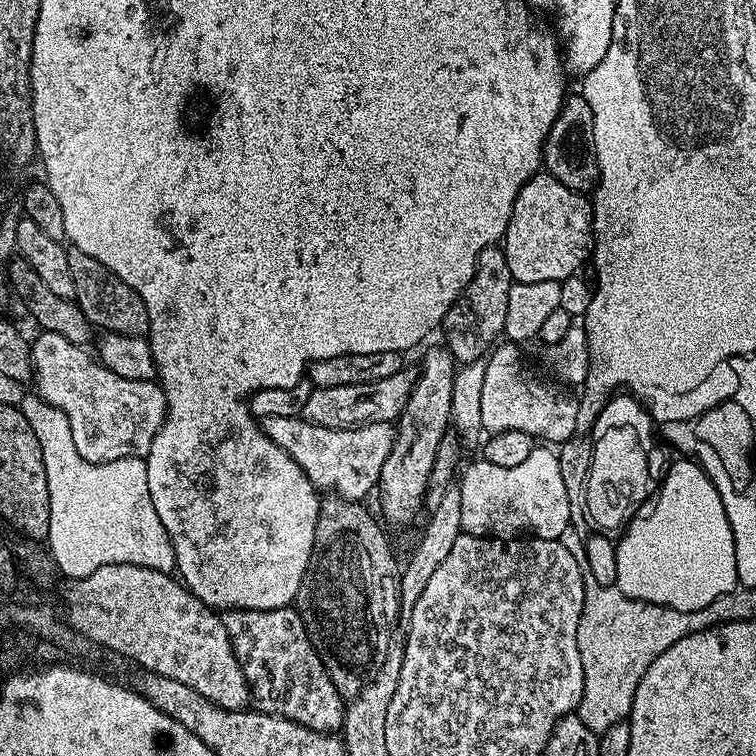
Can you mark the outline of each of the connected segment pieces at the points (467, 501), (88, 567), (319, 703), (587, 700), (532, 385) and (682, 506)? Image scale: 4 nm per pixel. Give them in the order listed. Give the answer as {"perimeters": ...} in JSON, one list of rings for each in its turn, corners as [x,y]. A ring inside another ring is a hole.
{"perimeters":[[[[537,446],[519,466],[494,466],[489,460],[477,458],[468,469],[463,469],[458,480],[462,502],[462,529],[470,536],[493,538],[535,538],[560,540],[572,520],[572,500],[564,481],[564,468],[548,446]]],[[[31,395],[26,397],[24,401],[19,401],[18,407],[26,418],[26,422],[30,422],[30,430],[34,430],[34,434],[38,438],[38,446],[42,446],[42,462],[46,466],[46,482],[50,494],[50,530],[48,531],[46,547],[59,575],[61,572],[62,575],[68,576],[69,581],[81,580],[107,564],[133,564],[134,566],[153,568],[159,572],[171,573],[176,566],[176,551],[172,545],[172,539],[166,534],[166,526],[162,526],[162,518],[158,518],[158,510],[154,510],[154,502],[150,502],[150,486],[146,486],[146,459],[138,456],[127,456],[105,464],[86,462],[86,458],[82,458],[82,454],[78,454],[78,446],[74,446],[74,434],[70,434],[70,422],[66,418],[66,414],[62,410],[50,406],[40,395]]],[[[295,607],[274,610],[230,608],[223,613],[222,619],[226,630],[232,636],[232,645],[244,671],[244,679],[255,711],[281,716],[315,732],[336,734],[343,729],[346,701],[338,694],[338,690],[334,690],[334,682],[330,682],[330,674],[326,674],[323,662],[318,658],[314,646],[308,641],[306,626]]],[[[585,599],[584,612],[578,622],[578,654],[582,654],[582,686],[584,697],[580,699],[578,715],[590,731],[597,734],[610,730],[610,726],[625,723],[634,702],[634,690],[638,690],[638,682],[642,682],[642,674],[662,654],[662,650],[670,650],[678,638],[686,638],[688,628],[682,628],[680,620],[662,618],[662,610],[658,614],[598,614],[589,600]]],[[[500,342],[491,349],[486,360],[486,378],[482,385],[482,426],[484,432],[522,430],[537,441],[549,445],[564,444],[577,435],[579,399],[567,396],[539,380],[530,369],[524,368],[524,360],[515,343]]],[[[676,458],[667,465],[661,479],[658,491],[644,507],[628,521],[626,527],[619,533],[618,546],[621,551],[630,550],[630,560],[619,559],[615,591],[621,592],[631,600],[644,600],[647,604],[653,600],[668,600],[668,608],[685,614],[696,614],[708,610],[715,600],[728,596],[738,588],[738,570],[735,560],[735,538],[727,518],[726,500],[720,497],[720,492],[712,488],[700,496],[700,488],[692,477],[692,471],[697,471],[698,465],[691,458]],[[701,500],[708,504],[708,520],[699,524],[700,508],[696,503]]]]}

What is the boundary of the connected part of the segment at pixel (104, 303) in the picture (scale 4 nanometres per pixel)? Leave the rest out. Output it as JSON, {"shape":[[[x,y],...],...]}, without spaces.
{"shape":[[[68,248],[70,258],[70,274],[74,278],[75,302],[82,314],[92,324],[93,329],[104,332],[117,332],[127,336],[144,336],[148,330],[148,315],[142,298],[118,274],[106,270],[98,258],[90,258],[90,254],[82,254],[82,250]]]}

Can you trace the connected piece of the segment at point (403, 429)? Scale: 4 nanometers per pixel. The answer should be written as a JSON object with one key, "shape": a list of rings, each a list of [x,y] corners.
{"shape":[[[447,347],[432,348],[424,356],[424,361],[418,367],[416,385],[412,387],[410,398],[402,410],[400,419],[395,421],[396,441],[390,450],[390,458],[380,471],[378,496],[380,492],[379,515],[385,521],[392,524],[408,524],[424,508],[424,495],[426,494],[426,482],[430,478],[430,470],[434,470],[434,458],[438,454],[438,446],[444,436],[449,435],[452,423],[452,380],[456,376],[458,362],[452,357]]]}

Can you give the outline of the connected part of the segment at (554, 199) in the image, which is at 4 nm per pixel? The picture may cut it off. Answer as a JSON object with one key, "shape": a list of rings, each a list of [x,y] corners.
{"shape":[[[543,170],[531,176],[522,186],[518,198],[514,198],[514,210],[510,214],[508,228],[504,231],[502,247],[506,254],[506,266],[517,284],[522,282],[550,282],[564,280],[581,271],[592,255],[592,206],[587,195],[570,190]]]}

